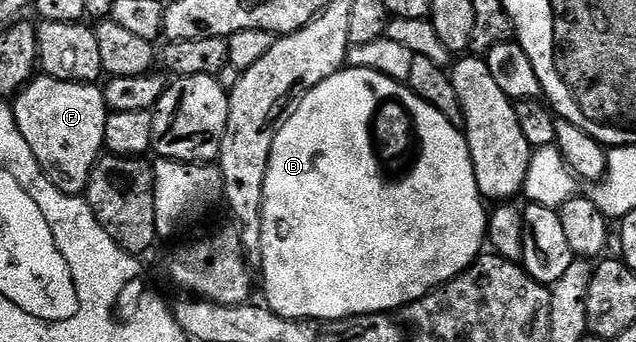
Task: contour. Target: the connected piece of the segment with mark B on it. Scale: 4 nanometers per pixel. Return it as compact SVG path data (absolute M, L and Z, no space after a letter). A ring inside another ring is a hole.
M346 67L340 69L335 75L331 75L327 79L323 79L323 83L319 83L313 90L300 101L297 102L295 108L282 120L275 139L273 140L273 146L271 147L271 159L267 163L267 179L263 183L263 259L261 260L261 267L259 270L259 277L261 276L265 280L265 297L270 309L273 312L278 313L280 317L286 317L292 321L338 321L344 317L361 317L365 313L383 313L388 314L389 309L394 311L400 311L405 308L406 305L410 305L412 301L417 301L421 297L426 297L427 294L433 292L434 289L438 289L441 285L446 285L449 280L465 270L473 261L477 260L481 256L483 250L487 245L487 230L489 227L489 218L487 216L487 205L483 200L479 187L477 186L477 180L475 179L475 171L473 170L473 164L471 163L471 151L469 150L469 144L465 141L465 134L462 130L456 129L451 123L447 123L447 119L443 119L443 115L439 115L439 111L435 111L435 107L431 107L423 99L419 99L412 91L409 90L408 84L392 81L387 75L383 75L379 71L371 71L370 69L354 69L352 67ZM377 97L401 97L401 101L405 101L405 105L409 105L409 109L413 109L413 113L417 113L417 125L421 125L421 141L425 141L425 157L421 157L421 166L417 165L419 171L412 172L409 179L401 181L401 175L399 175L399 181L397 181L397 173L389 177L389 173L383 173L378 181L375 179L377 176L377 165L367 166L361 163L361 166L357 163L357 157L362 158L365 156L368 150L367 142L369 137L365 137L365 121L369 121L369 113L373 113L373 104L376 103Z

